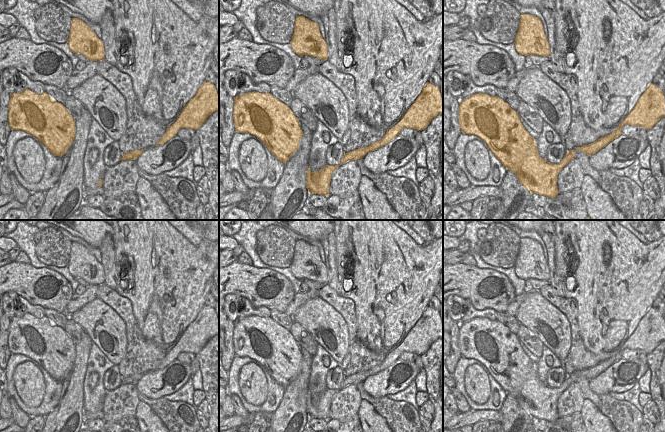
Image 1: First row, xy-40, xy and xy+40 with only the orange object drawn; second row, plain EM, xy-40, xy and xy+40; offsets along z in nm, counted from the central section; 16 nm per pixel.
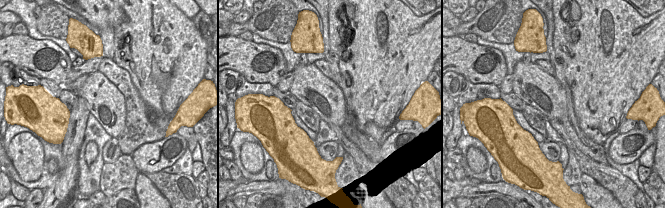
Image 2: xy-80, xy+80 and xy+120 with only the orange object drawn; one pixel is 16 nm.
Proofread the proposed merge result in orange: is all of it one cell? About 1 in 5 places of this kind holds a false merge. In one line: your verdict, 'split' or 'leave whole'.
leave whole

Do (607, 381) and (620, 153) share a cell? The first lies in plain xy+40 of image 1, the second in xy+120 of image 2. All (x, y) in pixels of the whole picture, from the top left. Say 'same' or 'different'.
same

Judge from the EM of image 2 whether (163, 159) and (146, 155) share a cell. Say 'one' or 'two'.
one

